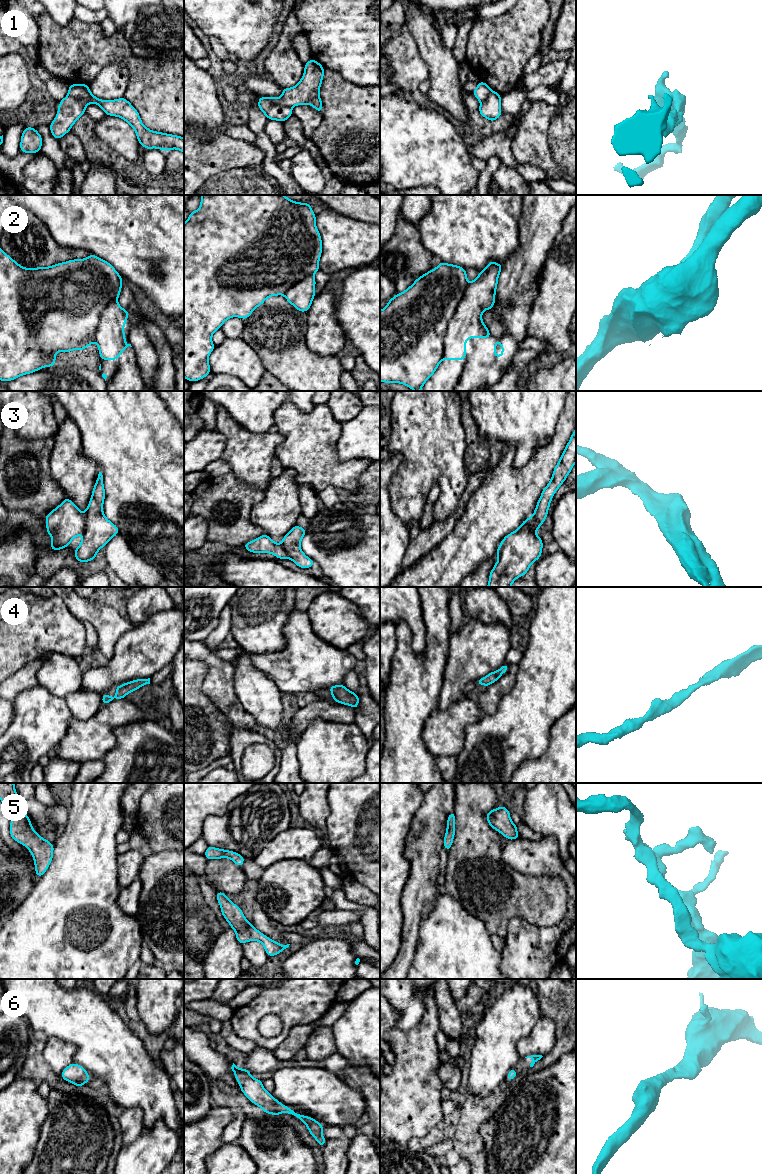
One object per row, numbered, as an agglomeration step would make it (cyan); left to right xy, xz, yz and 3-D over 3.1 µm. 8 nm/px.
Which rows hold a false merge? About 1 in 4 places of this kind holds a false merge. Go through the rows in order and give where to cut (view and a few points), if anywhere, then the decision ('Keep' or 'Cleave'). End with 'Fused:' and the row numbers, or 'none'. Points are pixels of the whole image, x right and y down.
1: Split along xz (268, 97), (273, 103), (290, 107). Cleave
2: Split along yz (469, 283), (448, 325), (444, 338), (444, 352), (441, 359). Cleave
3: No split. Keep
4: No split. Keep
5: No split. Keep
6: No split. Keep
Fused: 1, 2

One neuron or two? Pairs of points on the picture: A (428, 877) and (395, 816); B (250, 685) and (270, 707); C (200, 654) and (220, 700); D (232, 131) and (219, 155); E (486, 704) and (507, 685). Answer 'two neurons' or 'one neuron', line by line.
A: two neurons
B: one neuron
C: one neuron
D: two neurons
E: one neuron

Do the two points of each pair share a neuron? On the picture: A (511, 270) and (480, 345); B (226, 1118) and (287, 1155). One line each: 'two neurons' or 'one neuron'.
A: one neuron
B: two neurons

